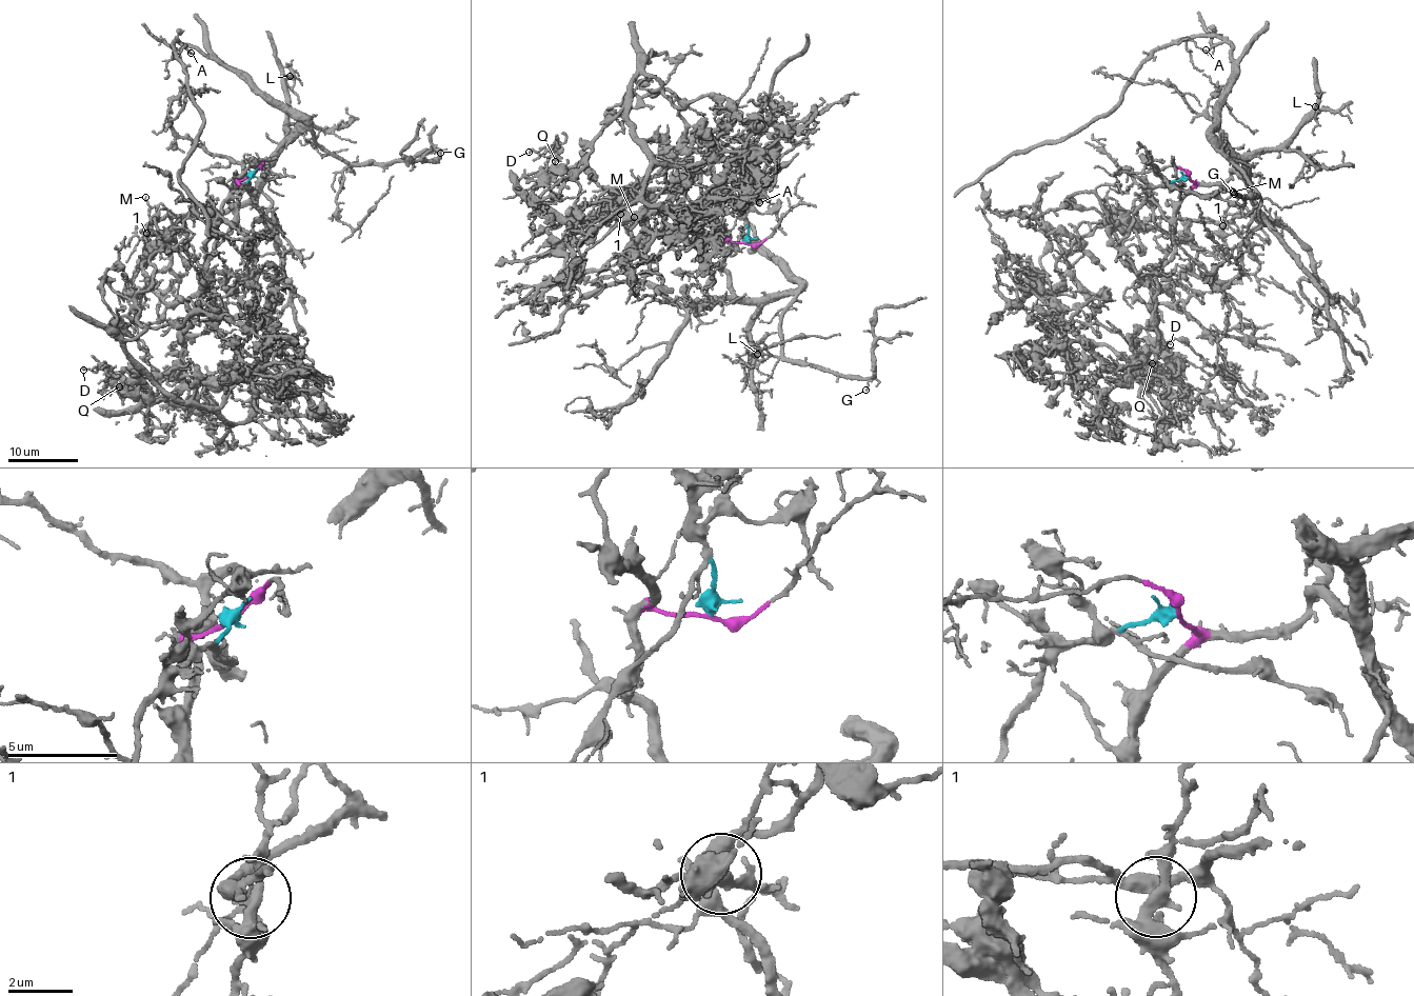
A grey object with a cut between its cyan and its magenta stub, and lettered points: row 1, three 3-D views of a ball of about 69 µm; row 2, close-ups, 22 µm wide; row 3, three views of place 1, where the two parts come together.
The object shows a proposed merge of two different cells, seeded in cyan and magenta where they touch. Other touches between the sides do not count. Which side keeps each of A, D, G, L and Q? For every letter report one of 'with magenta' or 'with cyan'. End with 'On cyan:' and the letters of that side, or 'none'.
A: with magenta
D: with cyan
G: with magenta
L: with magenta
Q: with cyan
On cyan: D, Q

